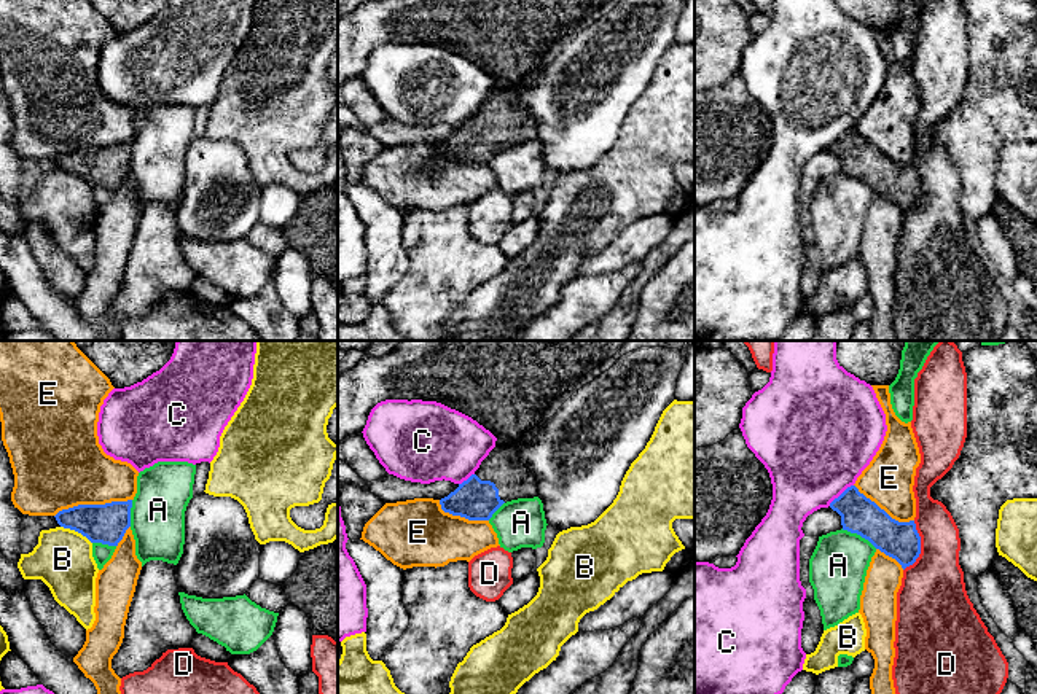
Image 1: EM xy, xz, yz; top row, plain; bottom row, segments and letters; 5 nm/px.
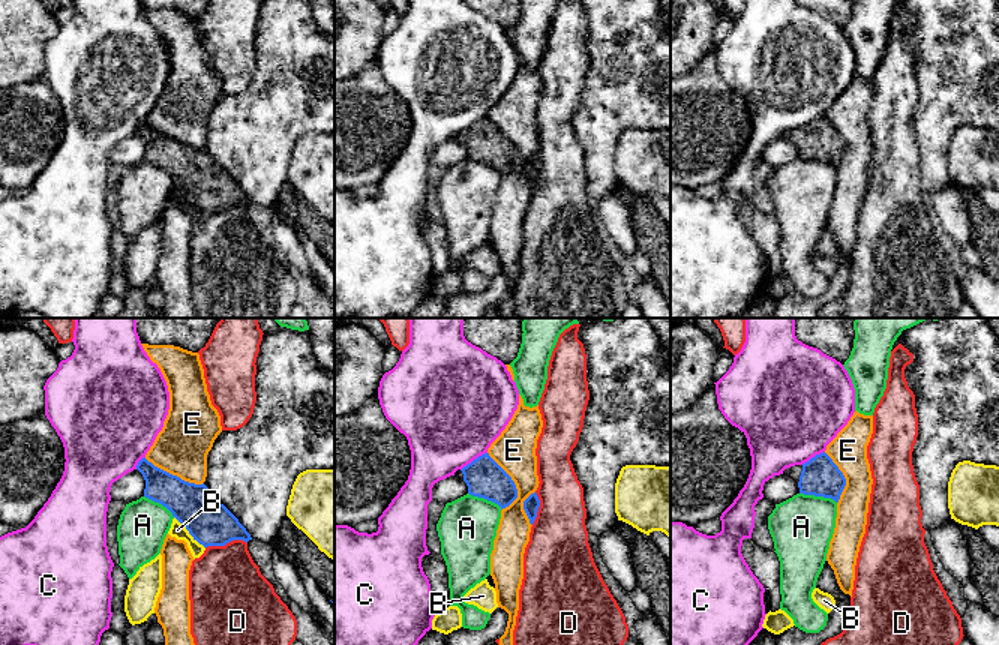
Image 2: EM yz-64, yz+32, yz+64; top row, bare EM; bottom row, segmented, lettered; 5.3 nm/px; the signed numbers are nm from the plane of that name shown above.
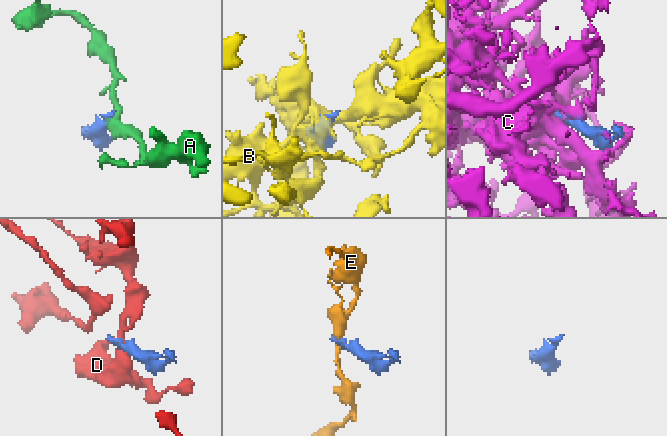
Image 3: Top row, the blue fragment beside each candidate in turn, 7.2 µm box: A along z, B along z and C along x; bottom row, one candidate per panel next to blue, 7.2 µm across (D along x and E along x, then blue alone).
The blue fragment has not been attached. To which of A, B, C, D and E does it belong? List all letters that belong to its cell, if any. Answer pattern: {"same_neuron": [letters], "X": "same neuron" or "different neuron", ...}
{"same_neuron": [], "A": "different neuron", "B": "different neuron", "C": "different neuron", "D": "different neuron", "E": "different neuron"}

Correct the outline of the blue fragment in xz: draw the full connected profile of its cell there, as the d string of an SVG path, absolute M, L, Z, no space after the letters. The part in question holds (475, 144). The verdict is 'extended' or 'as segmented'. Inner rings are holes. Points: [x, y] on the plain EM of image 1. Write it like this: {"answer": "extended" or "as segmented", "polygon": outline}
{"answer": "extended", "polygon": "M527 75L513 91L494 91L467 124L440 143L441 153L468 164L489 164L507 145L538 140L534 118L518 100L534 83Z"}

